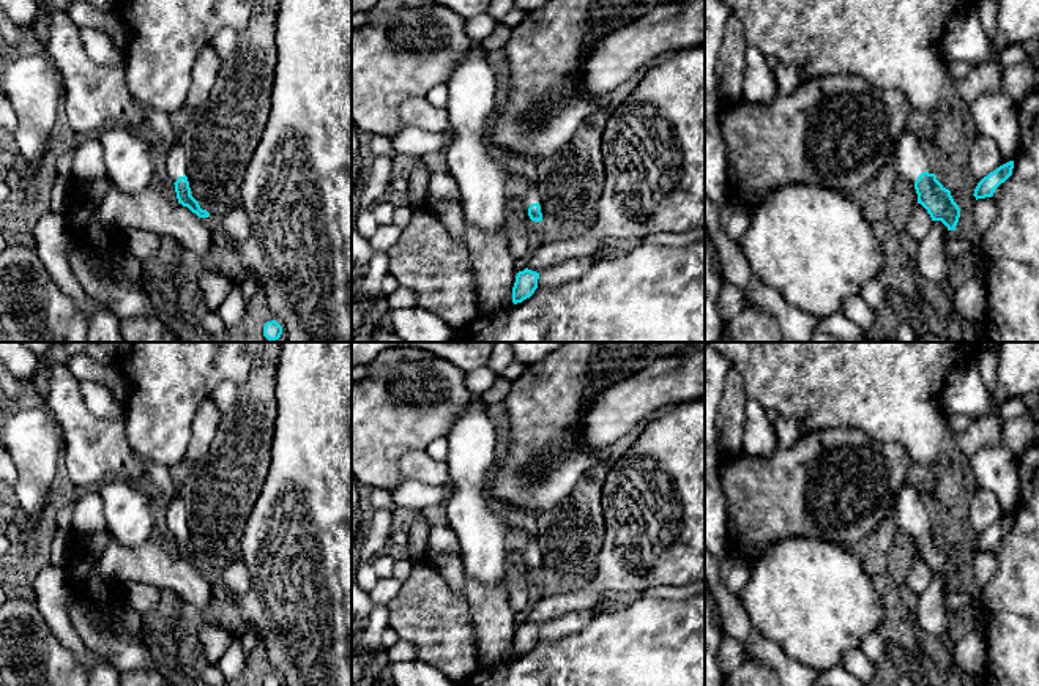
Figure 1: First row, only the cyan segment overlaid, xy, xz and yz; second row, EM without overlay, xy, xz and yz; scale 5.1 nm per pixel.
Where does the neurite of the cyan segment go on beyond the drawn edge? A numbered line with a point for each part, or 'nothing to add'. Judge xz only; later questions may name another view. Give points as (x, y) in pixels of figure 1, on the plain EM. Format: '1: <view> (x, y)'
1: xz (532, 549)

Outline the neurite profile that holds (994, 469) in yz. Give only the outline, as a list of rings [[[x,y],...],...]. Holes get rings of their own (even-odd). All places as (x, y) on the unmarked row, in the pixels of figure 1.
[[[985,446],[970,457],[976,484],[990,490],[1001,508],[1001,519],[1014,514],[1020,484],[1015,456],[1003,448]]]

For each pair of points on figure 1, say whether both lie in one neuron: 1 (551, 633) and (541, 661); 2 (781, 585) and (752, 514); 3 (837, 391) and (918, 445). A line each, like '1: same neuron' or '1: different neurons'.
1: different neurons
2: different neurons
3: same neuron

